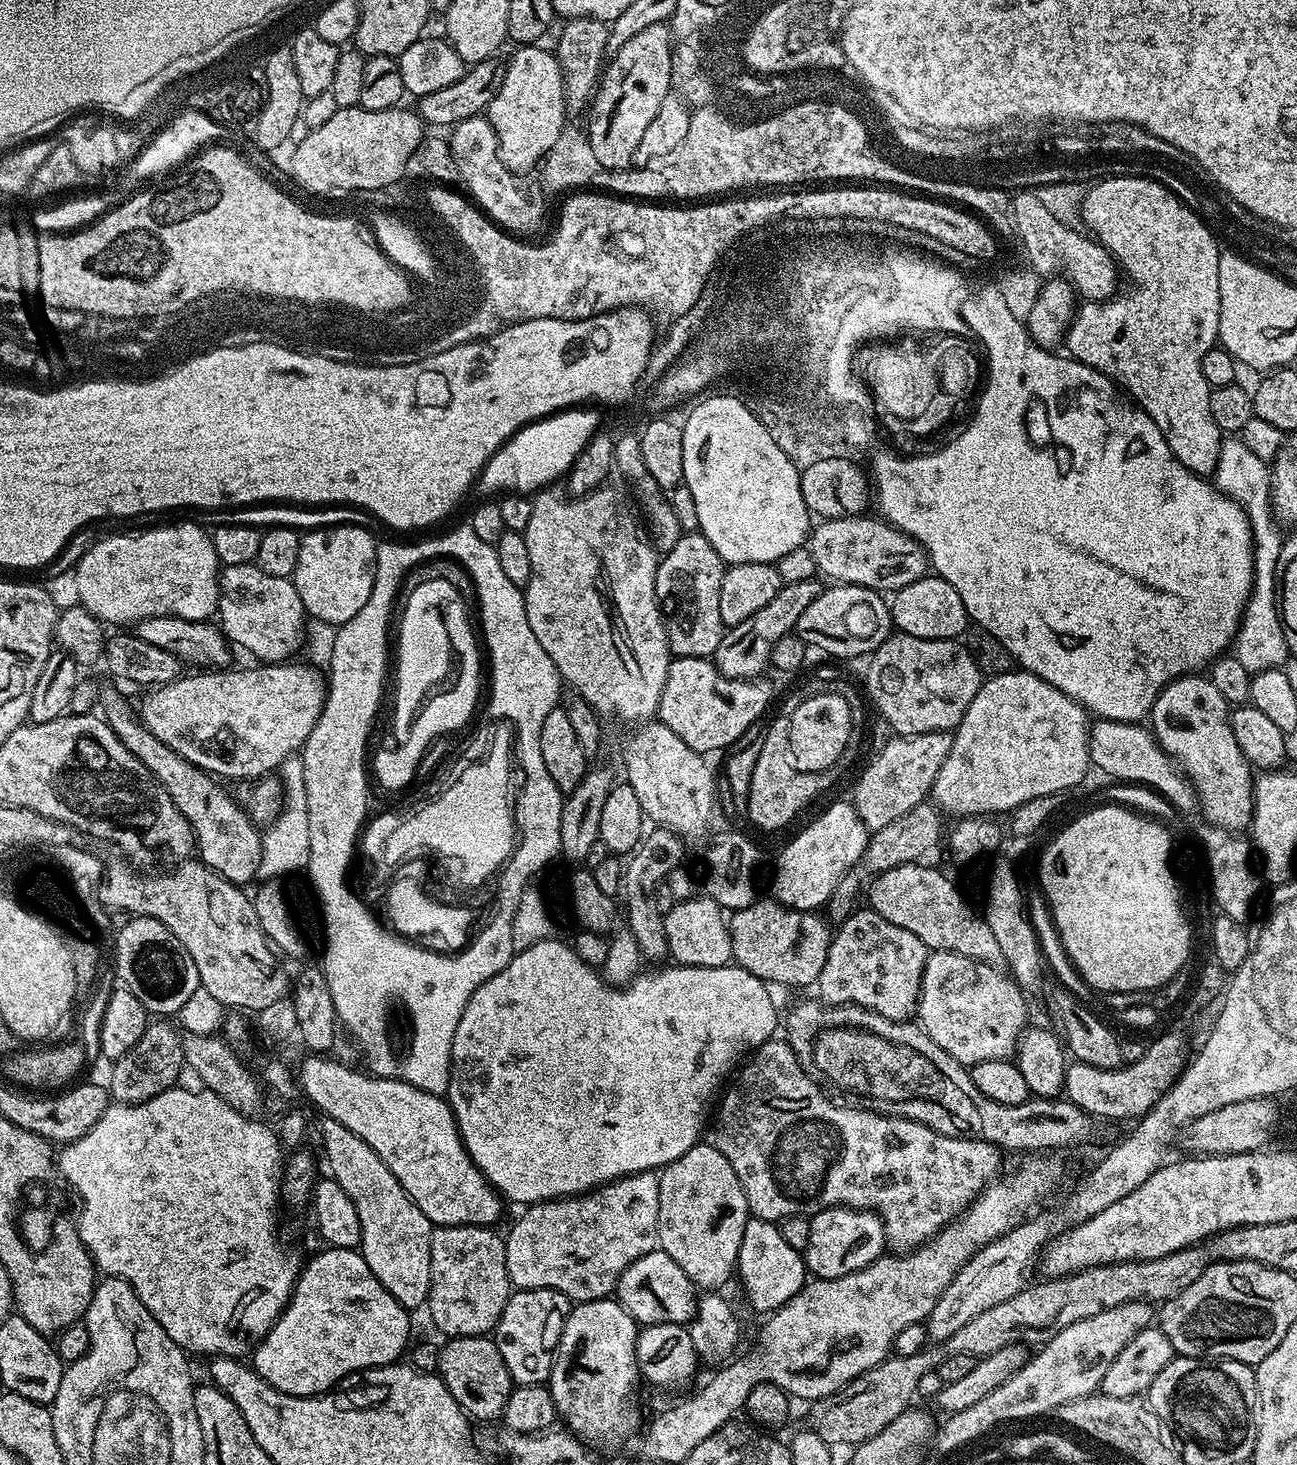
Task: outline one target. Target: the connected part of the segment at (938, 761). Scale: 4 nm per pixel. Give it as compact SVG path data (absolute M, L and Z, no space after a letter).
M927 732L917 736L893 735L888 745L875 753L876 757L864 768L864 773L856 780L850 803L856 809L858 818L868 828L869 833L882 830L882 826L902 818L914 806L929 799L938 770L950 754L952 732Z

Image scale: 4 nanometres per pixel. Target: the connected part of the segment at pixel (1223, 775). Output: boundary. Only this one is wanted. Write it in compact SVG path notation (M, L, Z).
M1193 674L1190 676L1180 676L1177 680L1170 681L1170 683L1168 683L1167 686L1165 686L1165 688L1158 694L1158 698L1154 702L1154 706L1152 707L1152 711L1150 713L1150 721L1152 720L1152 724L1150 723L1150 731L1152 735L1155 736L1156 741L1160 743L1167 756L1175 759L1184 775L1188 777L1188 781L1192 783L1193 788L1196 790L1199 811L1204 811L1205 818L1203 819L1207 821L1209 825L1215 825L1217 828L1227 829L1229 832L1236 834L1242 830L1239 828L1247 829L1249 825L1251 825L1252 811L1254 810L1254 802L1256 799L1252 793L1252 789L1254 787L1254 769L1252 765L1248 763L1248 759L1246 759L1242 754L1242 750L1234 738L1232 727L1228 721L1229 715L1230 705L1228 700L1226 698L1222 698L1222 693L1219 692L1218 686L1214 686L1214 682L1207 675Z

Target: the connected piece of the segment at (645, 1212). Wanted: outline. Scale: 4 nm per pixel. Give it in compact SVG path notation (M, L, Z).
M637 1172L634 1176L621 1176L619 1180L612 1180L609 1184L601 1184L600 1187L593 1188L591 1192L583 1192L580 1196L565 1196L562 1200L544 1200L540 1204L527 1205L521 1211L524 1213L513 1222L512 1229L506 1232L504 1241L506 1246L506 1270L510 1274L510 1282L513 1289L549 1288L550 1290L558 1290L562 1294L566 1294L568 1299L573 1302L603 1300L611 1297L616 1291L616 1283L622 1274L622 1270L626 1270L626 1266L630 1266L630 1262L642 1258L642 1254L650 1254L657 1251L659 1185L660 1178L656 1172Z

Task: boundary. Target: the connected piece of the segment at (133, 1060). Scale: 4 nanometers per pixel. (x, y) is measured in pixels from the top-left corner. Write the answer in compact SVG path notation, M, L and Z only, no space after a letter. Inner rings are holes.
M164 1018L153 1019L146 1026L142 1038L130 1046L122 1058L118 1058L111 1065L112 1073L106 1079L106 1087L111 1099L118 1104L141 1104L167 1088L177 1087L180 1071L185 1071L184 1041L181 1033L176 1033L176 1028Z

